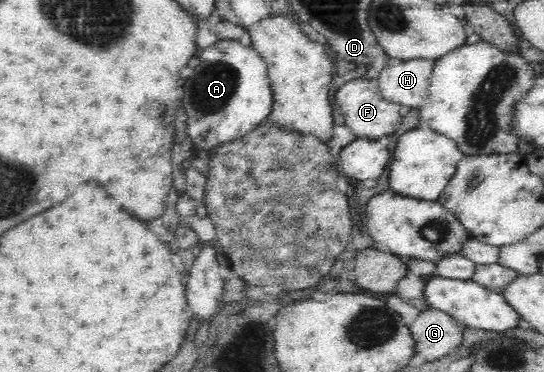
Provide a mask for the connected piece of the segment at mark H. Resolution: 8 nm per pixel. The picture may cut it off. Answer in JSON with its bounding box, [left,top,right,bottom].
[377,59,433,109]

